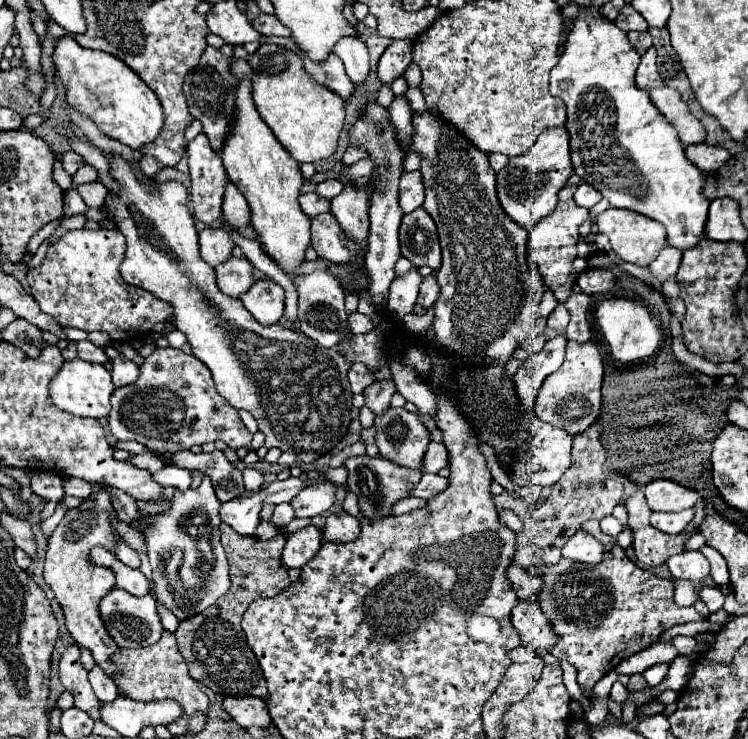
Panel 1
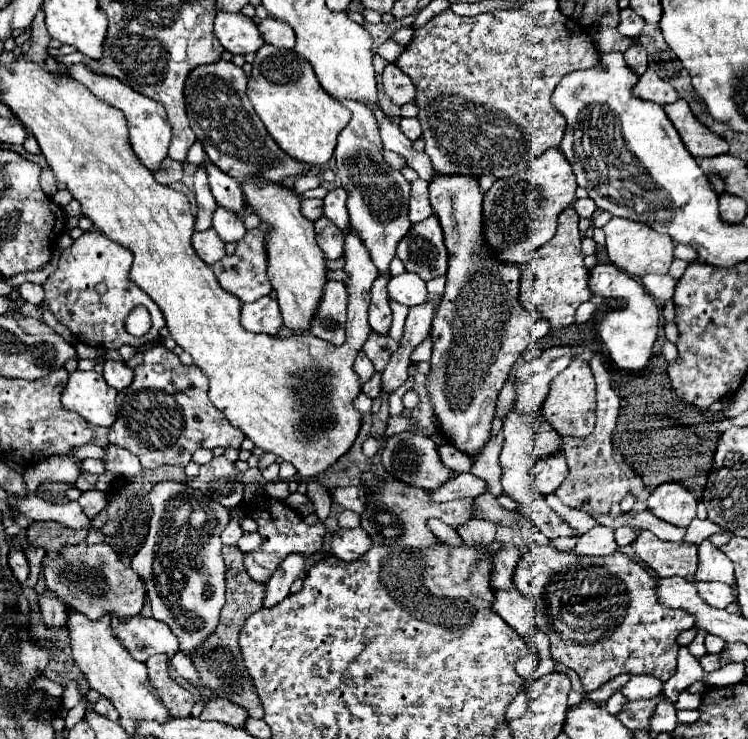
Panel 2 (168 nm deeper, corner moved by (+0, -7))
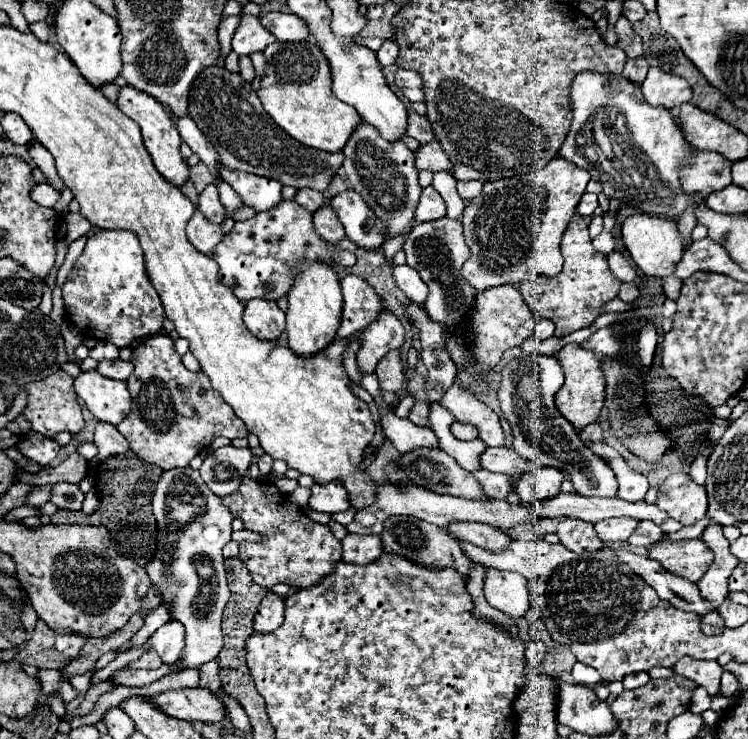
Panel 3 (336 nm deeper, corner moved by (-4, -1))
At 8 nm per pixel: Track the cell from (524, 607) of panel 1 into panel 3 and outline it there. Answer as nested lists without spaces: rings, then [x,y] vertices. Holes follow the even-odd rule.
[[[487,569],[483,593],[491,607],[503,611],[511,619],[525,615],[531,605],[527,595],[527,581],[523,579],[523,575],[513,571]]]

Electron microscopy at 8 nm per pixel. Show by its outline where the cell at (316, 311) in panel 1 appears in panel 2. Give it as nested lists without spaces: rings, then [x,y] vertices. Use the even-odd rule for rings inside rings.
[[[327,281],[319,307],[311,319],[311,335],[333,343],[343,345],[345,341],[345,307],[347,291],[341,281]]]

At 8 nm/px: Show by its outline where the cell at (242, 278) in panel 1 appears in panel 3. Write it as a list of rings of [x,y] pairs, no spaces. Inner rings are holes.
[[[281,201],[277,207],[257,213],[253,219],[247,221],[237,221],[233,229],[221,239],[221,243],[213,249],[213,259],[219,265],[219,281],[227,285],[233,295],[239,301],[251,301],[251,299],[267,299],[267,301],[277,301],[287,295],[291,285],[295,283],[295,273],[299,273],[299,261],[303,263],[313,263],[321,261],[331,267],[353,267],[357,263],[357,257],[351,251],[341,251],[337,247],[329,247],[327,241],[321,239],[321,235],[313,229],[313,215],[305,211],[301,205],[297,207],[295,201]]]

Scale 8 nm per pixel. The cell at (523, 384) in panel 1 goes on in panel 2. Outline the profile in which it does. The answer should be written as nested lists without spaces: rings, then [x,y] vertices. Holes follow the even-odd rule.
[[[513,403],[507,417],[505,417],[505,423],[503,423],[503,435],[505,435],[505,445],[503,445],[503,451],[499,455],[499,465],[501,465],[501,485],[503,485],[503,493],[507,497],[511,497],[515,503],[517,503],[517,511],[523,513],[525,517],[529,517],[545,537],[549,539],[559,539],[559,541],[553,541],[553,545],[561,551],[571,551],[575,547],[575,541],[563,541],[567,537],[573,537],[575,531],[565,525],[565,521],[551,509],[547,507],[543,495],[539,495],[533,487],[533,479],[529,475],[535,459],[531,455],[533,451],[533,445],[535,445],[535,435],[537,435],[537,427],[541,425],[541,417],[533,417],[533,415],[527,415],[523,411],[517,409],[517,405]]]

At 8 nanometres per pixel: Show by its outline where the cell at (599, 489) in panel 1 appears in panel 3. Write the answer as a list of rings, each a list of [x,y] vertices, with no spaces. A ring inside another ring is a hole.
[[[593,423],[589,427],[585,427],[581,433],[583,441],[603,441],[603,429],[599,427],[599,423]]]

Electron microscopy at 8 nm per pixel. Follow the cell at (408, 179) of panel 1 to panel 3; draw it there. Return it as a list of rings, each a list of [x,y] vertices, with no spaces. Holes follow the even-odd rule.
[[[425,187],[415,211],[415,221],[437,221],[445,217],[445,201],[433,187]]]

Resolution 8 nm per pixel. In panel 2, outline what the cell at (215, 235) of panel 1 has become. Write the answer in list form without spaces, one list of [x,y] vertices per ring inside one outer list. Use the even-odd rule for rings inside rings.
[[[215,229],[209,231],[201,231],[201,233],[193,233],[193,249],[195,253],[207,263],[213,265],[219,259],[225,257],[225,243],[221,241],[221,237],[215,233]]]

